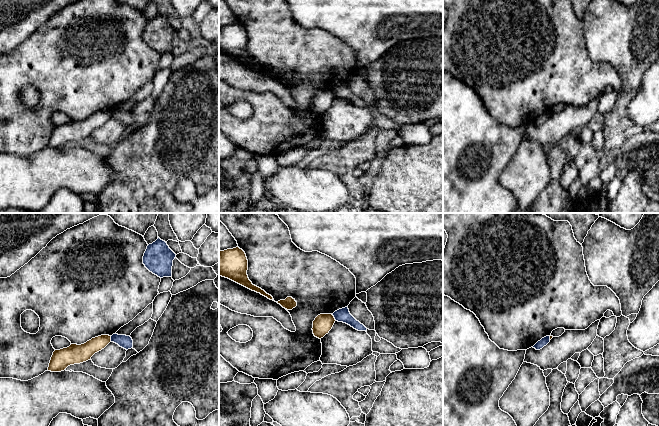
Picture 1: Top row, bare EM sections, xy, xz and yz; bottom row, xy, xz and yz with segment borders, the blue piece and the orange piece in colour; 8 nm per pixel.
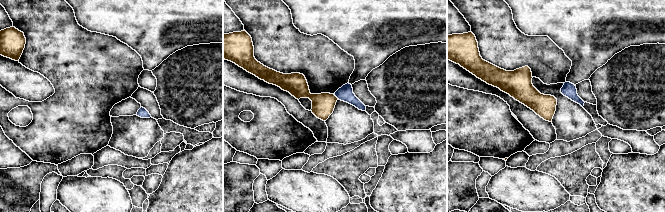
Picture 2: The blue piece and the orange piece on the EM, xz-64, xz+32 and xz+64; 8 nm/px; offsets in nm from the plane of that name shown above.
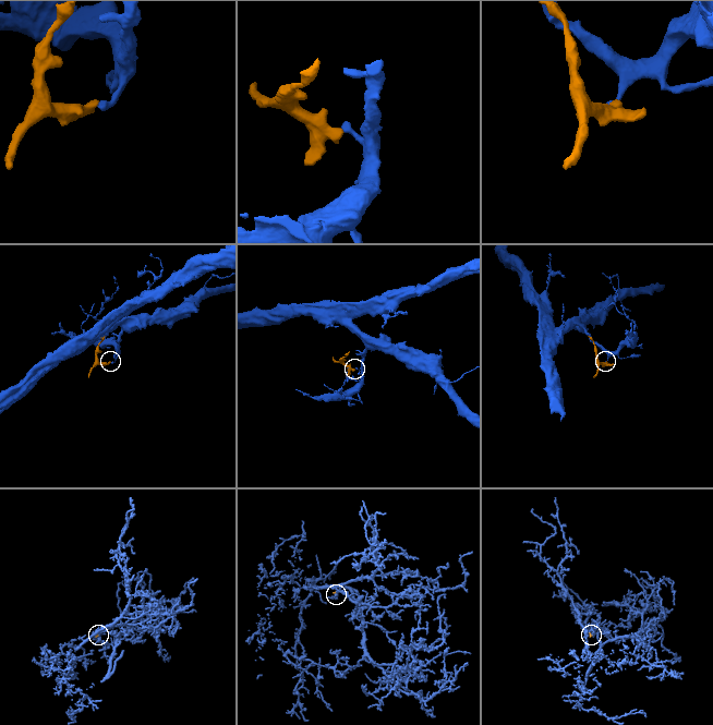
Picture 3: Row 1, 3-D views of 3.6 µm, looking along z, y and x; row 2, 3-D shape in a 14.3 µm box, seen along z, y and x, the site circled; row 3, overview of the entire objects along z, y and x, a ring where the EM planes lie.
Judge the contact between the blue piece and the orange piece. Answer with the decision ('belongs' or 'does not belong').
does not belong

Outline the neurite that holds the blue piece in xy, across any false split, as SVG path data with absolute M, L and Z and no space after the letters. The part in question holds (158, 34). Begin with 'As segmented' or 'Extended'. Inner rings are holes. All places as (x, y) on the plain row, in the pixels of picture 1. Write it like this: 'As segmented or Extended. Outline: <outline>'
As segmented. Outline: M158 15L149 20L143 32L145 43L160 54L172 52L173 36L176 30L167 19Z

